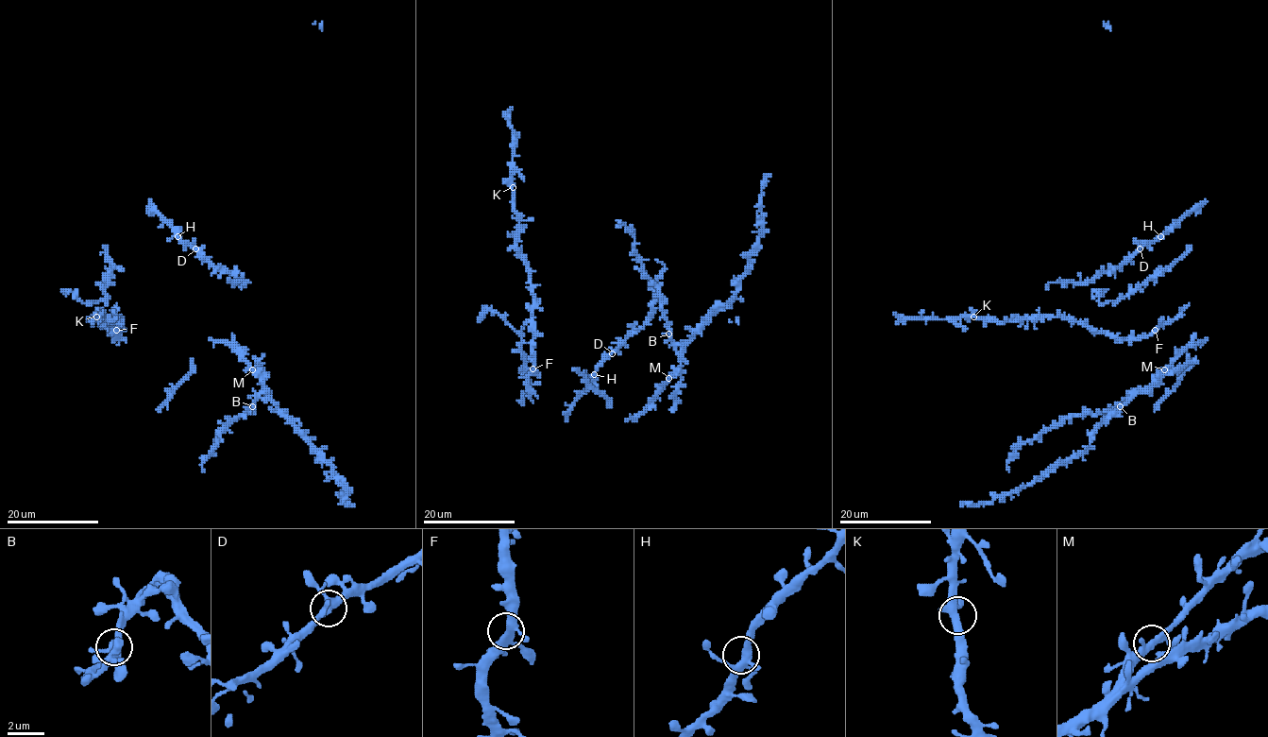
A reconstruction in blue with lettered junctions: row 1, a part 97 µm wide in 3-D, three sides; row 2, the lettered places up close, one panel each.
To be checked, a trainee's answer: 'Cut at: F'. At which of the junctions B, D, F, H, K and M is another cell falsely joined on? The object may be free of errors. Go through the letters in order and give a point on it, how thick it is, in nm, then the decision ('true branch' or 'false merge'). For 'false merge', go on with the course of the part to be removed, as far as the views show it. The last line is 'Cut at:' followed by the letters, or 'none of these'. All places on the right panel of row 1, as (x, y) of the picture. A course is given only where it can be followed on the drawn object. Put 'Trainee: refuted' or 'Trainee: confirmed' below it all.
B: at (1120, 406); 360 nm thick; true branch
D: at (1140, 248); 340 nm thick; true branch
F: at (1155, 330); 400 nm thick; true branch
H: at (1160, 236); 360 nm thick; true branch
K: at (973, 317); 360 nm thick; true branch
M: at (1164, 369); 340 nm thick; true branch
Cut at: none of these
Trainee: refuted

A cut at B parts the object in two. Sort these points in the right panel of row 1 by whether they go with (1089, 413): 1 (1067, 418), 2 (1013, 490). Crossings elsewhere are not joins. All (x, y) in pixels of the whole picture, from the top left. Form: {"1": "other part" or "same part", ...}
{"1": "same part", "2": "other part"}

